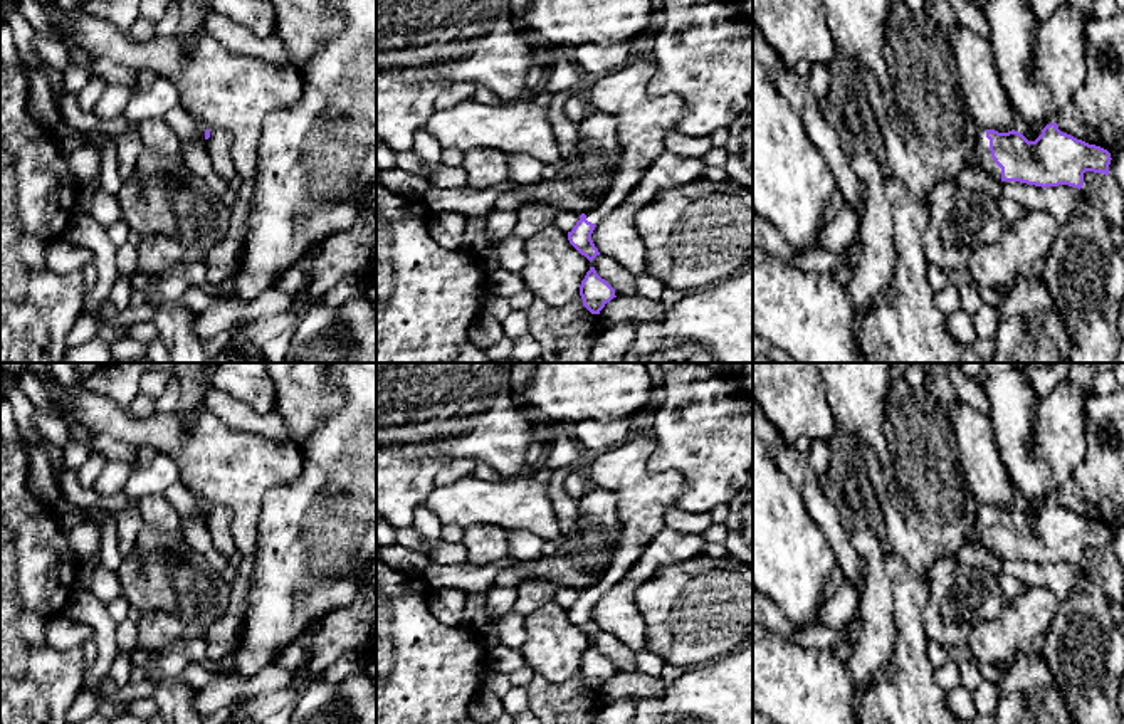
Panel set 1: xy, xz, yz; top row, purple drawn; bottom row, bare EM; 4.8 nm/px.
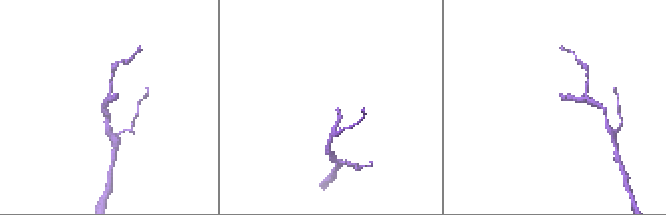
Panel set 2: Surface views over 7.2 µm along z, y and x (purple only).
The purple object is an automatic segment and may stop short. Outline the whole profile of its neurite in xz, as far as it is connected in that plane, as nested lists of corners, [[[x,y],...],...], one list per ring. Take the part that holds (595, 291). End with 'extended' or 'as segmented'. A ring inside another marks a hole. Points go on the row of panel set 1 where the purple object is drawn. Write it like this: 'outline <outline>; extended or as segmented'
outline [[[590,267],[581,281],[580,296],[591,314],[600,314],[605,304],[617,297],[615,289],[596,274],[595,267]]]; as segmented

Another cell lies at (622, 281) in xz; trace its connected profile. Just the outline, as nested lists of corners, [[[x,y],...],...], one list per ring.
[[[600,254],[590,265],[615,289],[617,297],[635,296],[635,275],[625,270],[612,257]]]

